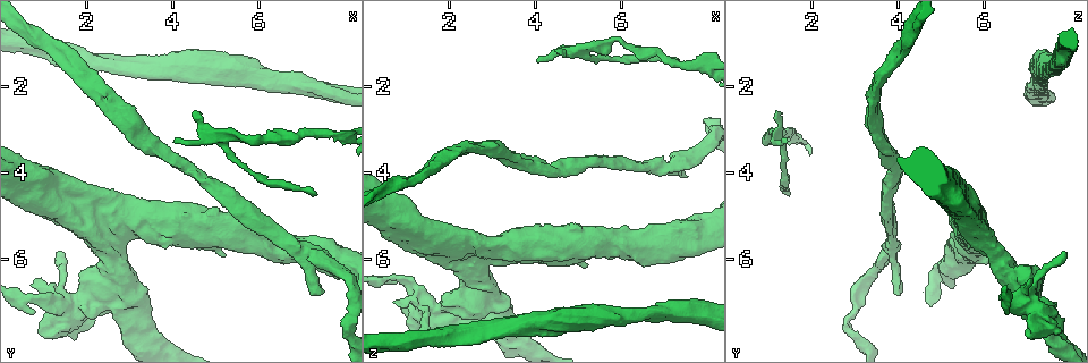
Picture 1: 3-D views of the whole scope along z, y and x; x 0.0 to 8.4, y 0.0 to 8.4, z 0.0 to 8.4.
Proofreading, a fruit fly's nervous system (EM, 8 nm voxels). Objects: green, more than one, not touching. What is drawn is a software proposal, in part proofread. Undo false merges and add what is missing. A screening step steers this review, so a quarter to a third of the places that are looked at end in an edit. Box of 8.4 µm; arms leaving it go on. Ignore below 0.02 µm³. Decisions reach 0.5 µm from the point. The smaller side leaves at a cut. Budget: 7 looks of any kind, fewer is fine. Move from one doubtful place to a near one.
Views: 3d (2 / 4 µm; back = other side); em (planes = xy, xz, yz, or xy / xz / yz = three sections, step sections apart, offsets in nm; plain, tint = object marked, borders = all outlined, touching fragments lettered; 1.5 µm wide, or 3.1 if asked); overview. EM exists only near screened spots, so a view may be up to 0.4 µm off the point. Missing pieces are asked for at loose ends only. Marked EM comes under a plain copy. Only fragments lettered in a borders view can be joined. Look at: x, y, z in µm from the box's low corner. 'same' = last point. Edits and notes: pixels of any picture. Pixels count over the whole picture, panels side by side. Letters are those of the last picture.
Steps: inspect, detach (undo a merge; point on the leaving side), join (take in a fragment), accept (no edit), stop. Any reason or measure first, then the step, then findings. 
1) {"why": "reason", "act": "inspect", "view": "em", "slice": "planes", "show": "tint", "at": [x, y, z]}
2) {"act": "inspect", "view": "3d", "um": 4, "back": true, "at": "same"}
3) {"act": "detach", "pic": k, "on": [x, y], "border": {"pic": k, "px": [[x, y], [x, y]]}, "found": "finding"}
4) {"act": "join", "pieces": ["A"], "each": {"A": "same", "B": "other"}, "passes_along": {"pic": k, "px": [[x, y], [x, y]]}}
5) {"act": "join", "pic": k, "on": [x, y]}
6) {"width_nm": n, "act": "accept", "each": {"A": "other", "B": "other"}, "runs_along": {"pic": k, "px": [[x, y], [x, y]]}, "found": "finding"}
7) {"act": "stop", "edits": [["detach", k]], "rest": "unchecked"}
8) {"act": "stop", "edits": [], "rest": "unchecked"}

{"why": "tapers out", "act": "inspect", "view": "3d", "um": 4, "at": [1.30, 5.85, 7.85]}

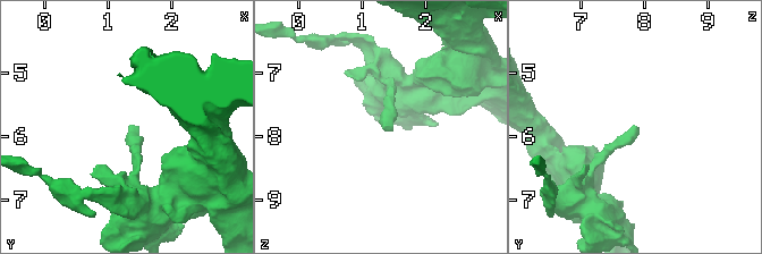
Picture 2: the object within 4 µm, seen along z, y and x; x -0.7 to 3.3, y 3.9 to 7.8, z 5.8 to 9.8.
{"why": "need the tissue", "act": "inspect", "view": "em", "slice": "xz", "step": 8, "show": "tint", "at": [1.30, 5.85, 7.80]}

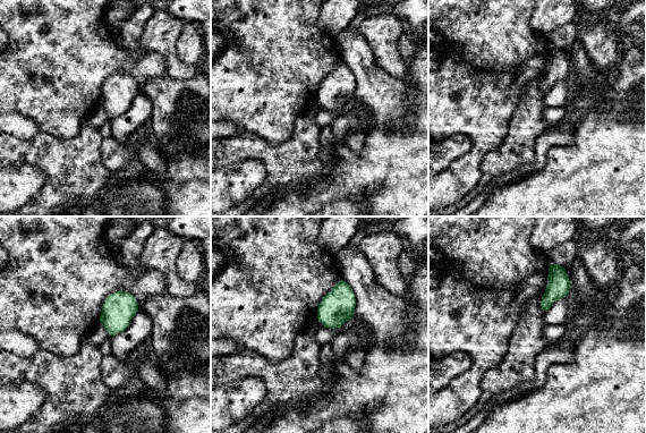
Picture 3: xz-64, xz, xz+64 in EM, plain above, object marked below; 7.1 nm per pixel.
{"act": "inspect", "view": "em", "slice": "planes", "show": "borders", "at": "same"}

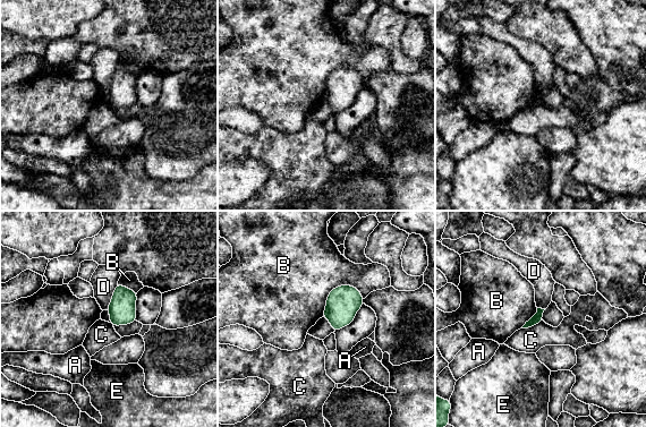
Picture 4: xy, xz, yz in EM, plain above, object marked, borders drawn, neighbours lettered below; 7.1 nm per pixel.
{"act": "accept", "each": {"A": "other", "B": "other", "C": "other", "D": "other", "E": "other"}, "border": {"pic": 4, "px": [[117, 283], [111, 301], [105, 309]]}, "found": "no lettered fragment goes on from it"}

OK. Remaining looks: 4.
{"why": "thin neck", "act": "inspect", "view": "em", "slice": "xz", "step": 8, "show": "tint", "at": [0.60, 6.85, 6.50]}

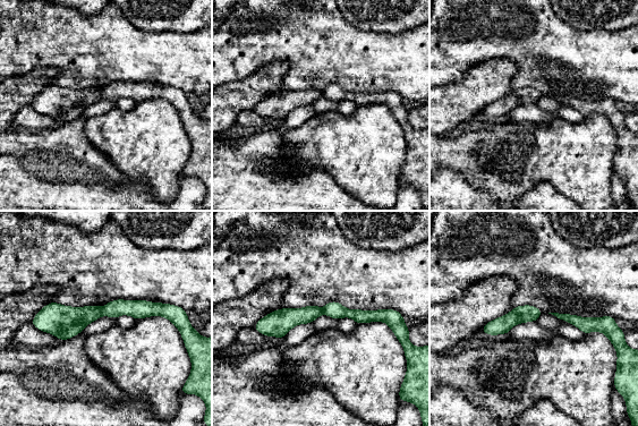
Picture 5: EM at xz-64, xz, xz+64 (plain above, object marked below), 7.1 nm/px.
{"act": "inspect", "view": "em", "slice": "planes", "show": "borders", "at": "same"}

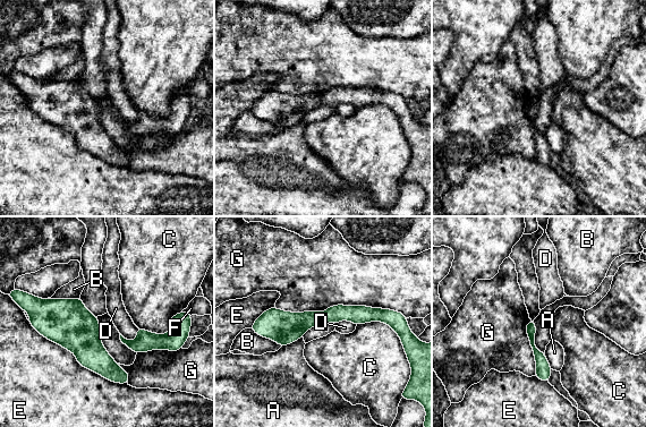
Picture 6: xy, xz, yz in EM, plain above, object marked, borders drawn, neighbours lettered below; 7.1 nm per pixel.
{"width_nm": 80, "act": "detach", "pic": 6, "on": [289, 326], "each": {"A": "other", "B": "other", "C": "other", "D": "other", "E": "other", "F": "other", "G": "other"}, "part_leaving": {"pic": 6, "px": [[532, 341], [541, 359], [545, 378]]}, "found": "a second cell is stuck on"}

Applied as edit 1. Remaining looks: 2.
{"why": "a fork", "act": "inspect", "view": "em", "slice": "planes", "show": "borders", "at": [5.00, 3.25, 1.15]}

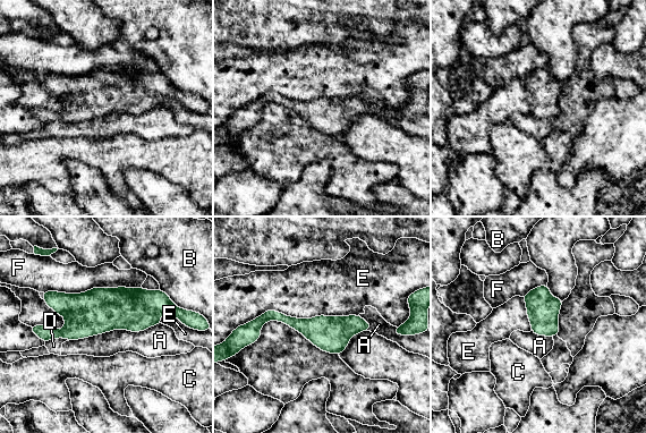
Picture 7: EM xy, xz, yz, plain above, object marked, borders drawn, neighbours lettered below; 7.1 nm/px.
{"act": "accept", "each": {"A": "other", "B": "other", "C": "other", "D": "other", "E": "other", "F": "other"}, "border": {"pic": 7, "px": [[162, 323], [69, 340]]}, "found": "all the same cell"}

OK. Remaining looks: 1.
{"act": "stop", "edits": [["detach", 6]], "rest": "unchecked"}

